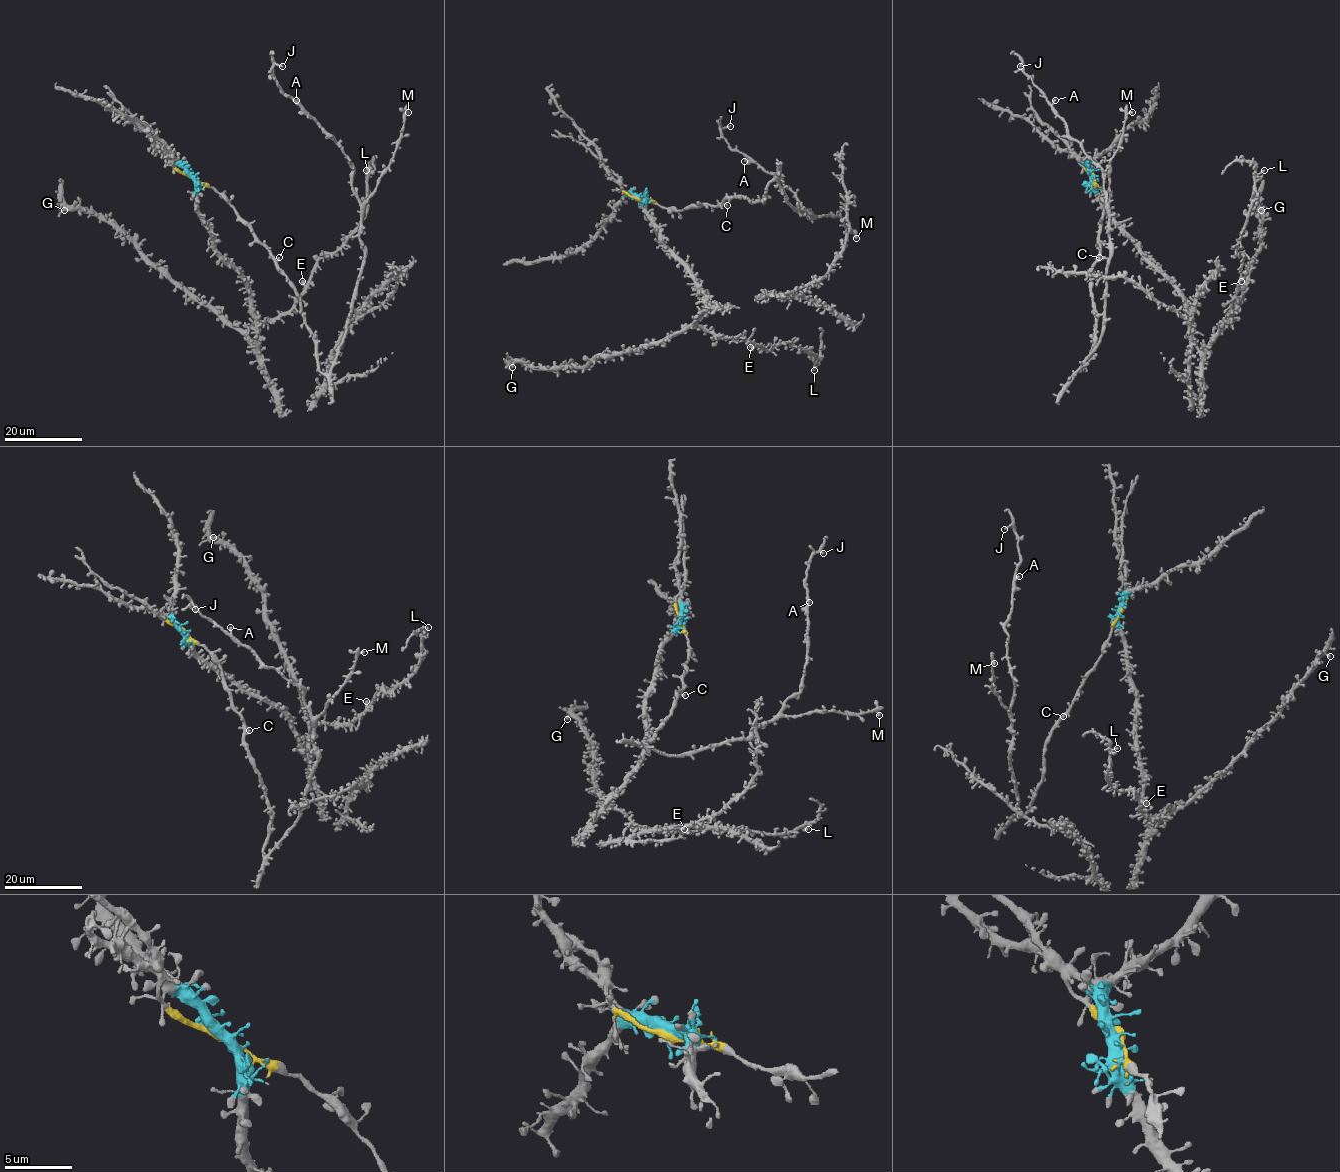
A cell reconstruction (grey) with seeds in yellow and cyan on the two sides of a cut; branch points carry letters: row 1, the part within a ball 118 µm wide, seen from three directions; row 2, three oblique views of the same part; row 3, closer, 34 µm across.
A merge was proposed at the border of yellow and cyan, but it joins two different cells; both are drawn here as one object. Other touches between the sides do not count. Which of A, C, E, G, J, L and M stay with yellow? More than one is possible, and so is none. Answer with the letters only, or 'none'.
A, C, J, M

